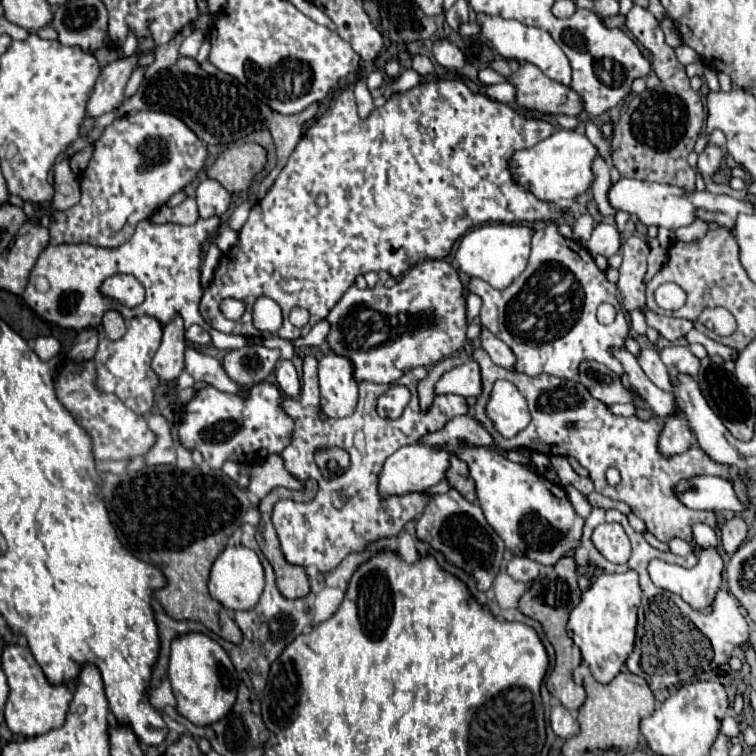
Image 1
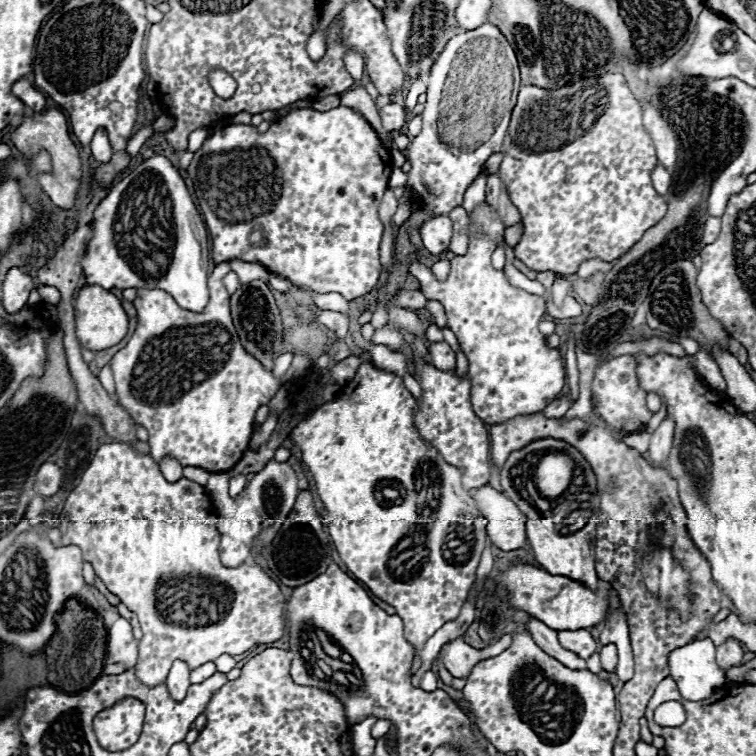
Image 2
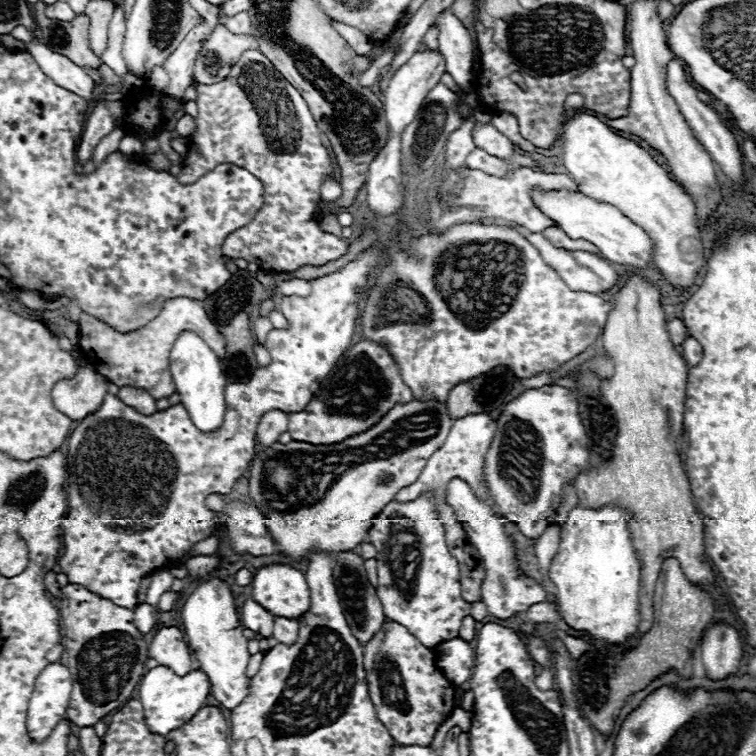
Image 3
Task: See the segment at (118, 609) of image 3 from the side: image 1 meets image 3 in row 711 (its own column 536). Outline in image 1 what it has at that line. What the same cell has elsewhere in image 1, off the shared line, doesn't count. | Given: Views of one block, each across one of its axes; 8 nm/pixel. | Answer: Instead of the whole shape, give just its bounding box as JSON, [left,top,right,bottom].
[508,64,582,116]

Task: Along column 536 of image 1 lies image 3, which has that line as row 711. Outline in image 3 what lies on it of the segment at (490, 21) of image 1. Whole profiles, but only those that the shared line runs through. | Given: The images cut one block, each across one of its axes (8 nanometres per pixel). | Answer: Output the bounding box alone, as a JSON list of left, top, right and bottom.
[26,662,72,742]

